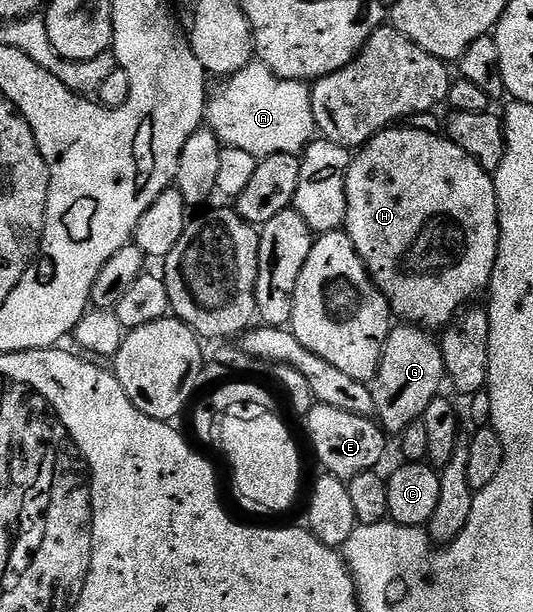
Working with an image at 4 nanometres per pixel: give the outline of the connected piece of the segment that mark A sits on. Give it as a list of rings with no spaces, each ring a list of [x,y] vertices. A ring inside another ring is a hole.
[[[252,63],[231,74],[219,90],[210,94],[205,114],[206,128],[219,136],[224,146],[241,147],[260,159],[269,155],[302,154],[317,130],[313,119],[311,85],[279,77],[262,63]]]

